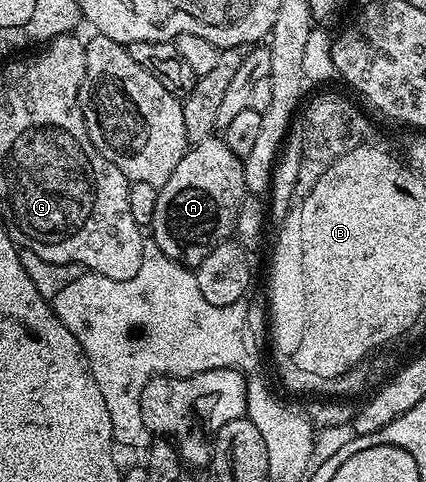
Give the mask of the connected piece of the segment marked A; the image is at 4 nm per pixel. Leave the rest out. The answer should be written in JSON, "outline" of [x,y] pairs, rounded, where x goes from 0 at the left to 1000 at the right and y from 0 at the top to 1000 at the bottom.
{"outline":[[[488,284],[474,288],[469,297],[441,303],[439,313],[425,326],[425,334],[415,334],[415,351],[406,351],[406,359],[397,367],[397,376],[387,376],[387,384],[373,390],[373,407],[369,409],[369,436],[359,440],[359,459],[350,473],[352,494],[378,517],[378,525],[387,525],[387,533],[397,533],[406,541],[430,548],[432,554],[460,556],[481,533],[491,533],[491,525],[519,502],[540,498],[552,477],[552,461],[556,459],[556,442],[566,434],[575,407],[582,402],[575,384],[575,367],[570,365],[570,332],[554,326],[547,309],[538,309],[533,295],[519,284]]]}

